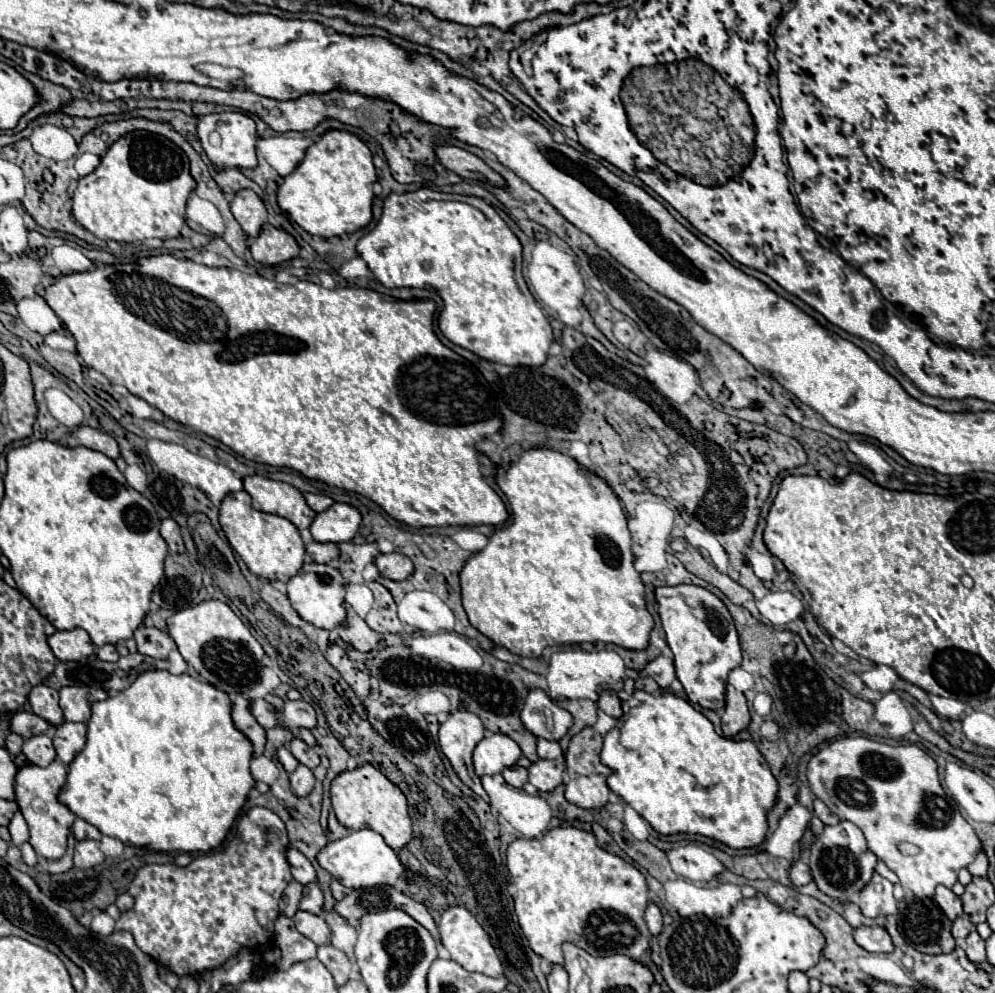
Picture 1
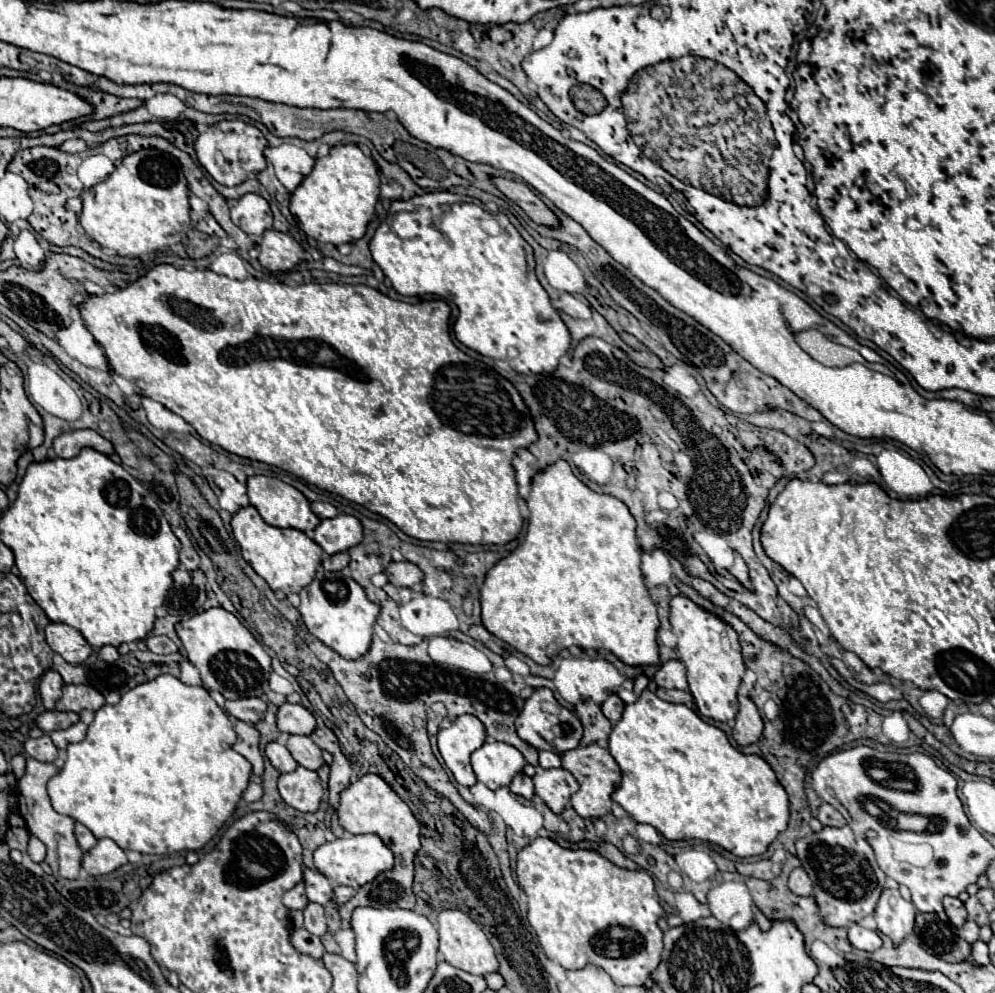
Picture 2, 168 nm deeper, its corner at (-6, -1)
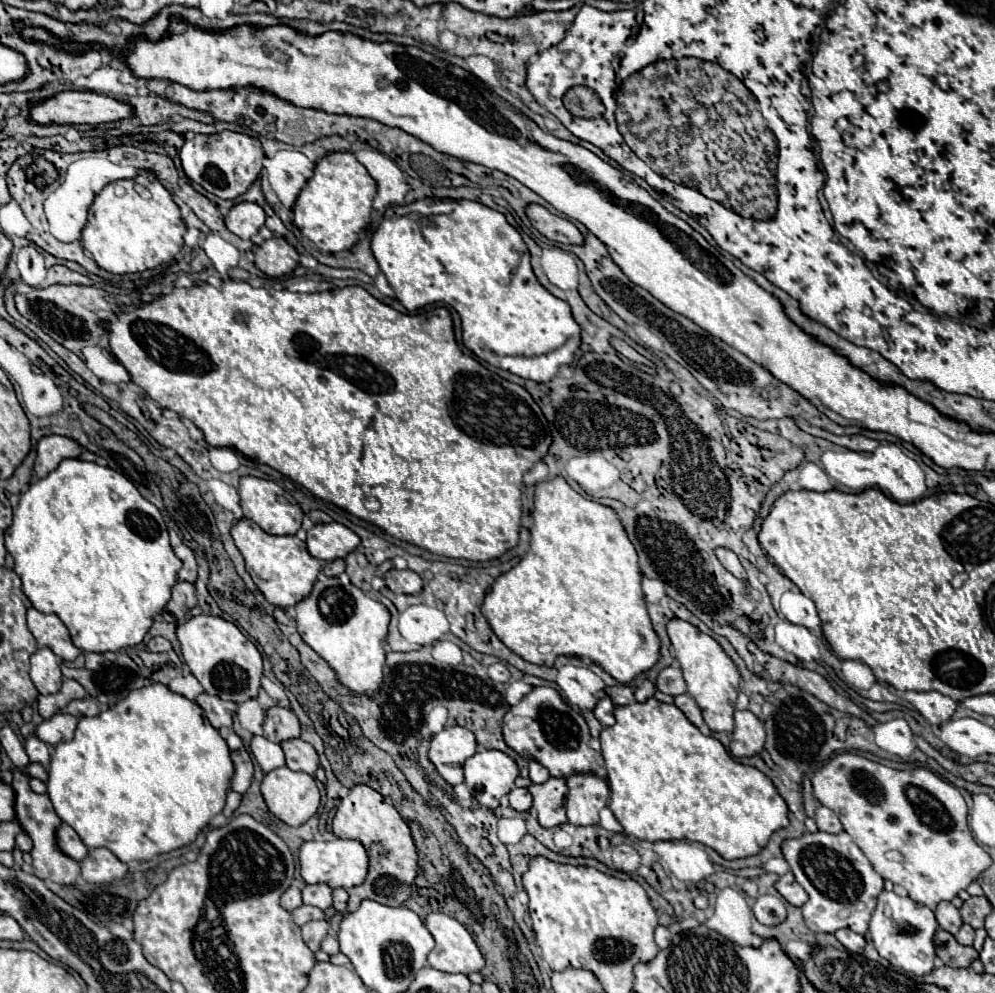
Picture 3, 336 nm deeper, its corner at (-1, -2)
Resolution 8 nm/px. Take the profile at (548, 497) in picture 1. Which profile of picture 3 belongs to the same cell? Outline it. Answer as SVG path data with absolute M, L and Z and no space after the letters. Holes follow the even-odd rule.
M555 477L535 487L535 507L531 517L531 549L511 571L495 581L481 609L493 633L513 653L535 665L553 667L559 655L589 657L619 683L629 683L639 673L651 669L659 659L661 643L647 615L637 551L617 513L601 503L581 497L563 477Z

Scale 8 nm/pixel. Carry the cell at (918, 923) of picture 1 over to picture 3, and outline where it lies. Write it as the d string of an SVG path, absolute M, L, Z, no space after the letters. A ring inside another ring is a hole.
M937 929L935 933L935 947L939 959L949 967L969 967L979 953L973 947L963 947L955 941L955 937L943 929Z

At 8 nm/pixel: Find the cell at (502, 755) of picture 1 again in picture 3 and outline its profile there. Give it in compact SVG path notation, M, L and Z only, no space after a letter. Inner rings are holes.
M479 749L463 767L471 797L491 811L499 807L501 797L513 789L513 781L519 775L517 763L495 749Z

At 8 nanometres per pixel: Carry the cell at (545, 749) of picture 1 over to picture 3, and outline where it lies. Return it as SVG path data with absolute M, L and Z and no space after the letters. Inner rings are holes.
M529 761L529 779L533 783L545 783L549 777L551 775L549 775L549 771L543 765L539 765L537 761Z

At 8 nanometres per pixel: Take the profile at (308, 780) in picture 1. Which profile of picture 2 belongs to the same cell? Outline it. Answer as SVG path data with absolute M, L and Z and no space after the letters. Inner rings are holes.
M298 766L290 774L280 774L278 790L286 804L300 812L316 812L322 800L322 786L318 774L302 766Z

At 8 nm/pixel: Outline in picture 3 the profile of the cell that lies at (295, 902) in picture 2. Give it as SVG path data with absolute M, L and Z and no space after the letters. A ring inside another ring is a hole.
M291 885L283 895L281 895L281 907L283 909L287 909L287 911L293 911L293 909L297 909L297 907L301 907L303 903L301 903L301 891L295 887L295 885Z

